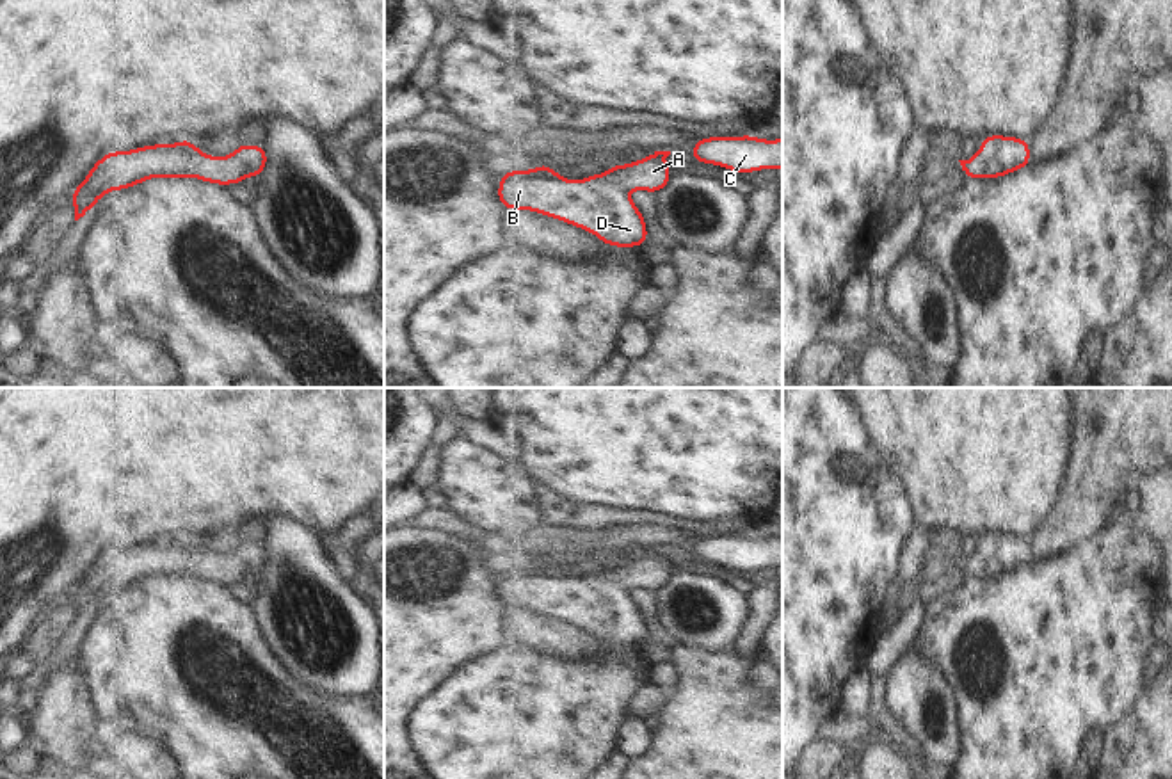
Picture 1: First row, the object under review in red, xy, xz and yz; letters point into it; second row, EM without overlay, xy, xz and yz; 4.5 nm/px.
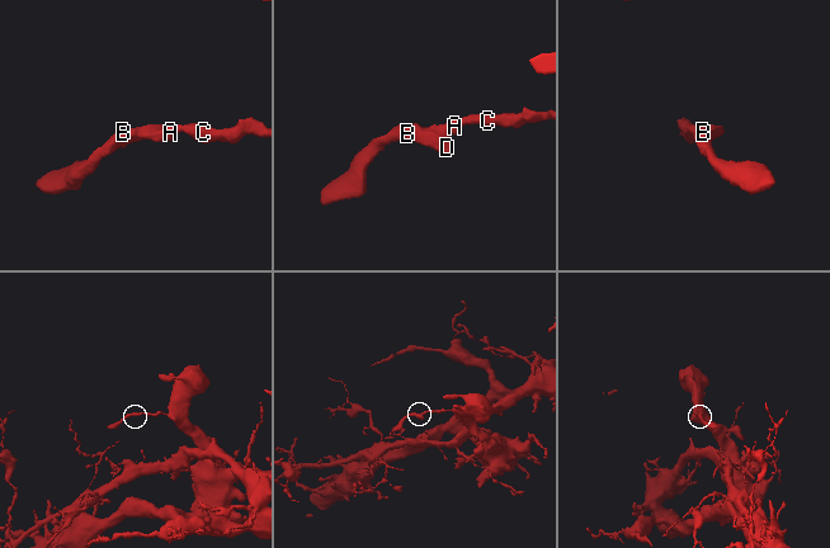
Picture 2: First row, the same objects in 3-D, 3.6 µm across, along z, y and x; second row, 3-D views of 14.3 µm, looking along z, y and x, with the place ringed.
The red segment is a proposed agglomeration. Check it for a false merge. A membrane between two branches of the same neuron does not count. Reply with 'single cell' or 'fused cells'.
single cell

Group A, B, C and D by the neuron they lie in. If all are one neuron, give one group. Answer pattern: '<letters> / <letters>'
A B C D

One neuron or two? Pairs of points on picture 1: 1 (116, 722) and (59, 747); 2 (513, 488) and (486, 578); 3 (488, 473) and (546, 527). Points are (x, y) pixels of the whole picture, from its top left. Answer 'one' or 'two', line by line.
1: two
2: two
3: one

